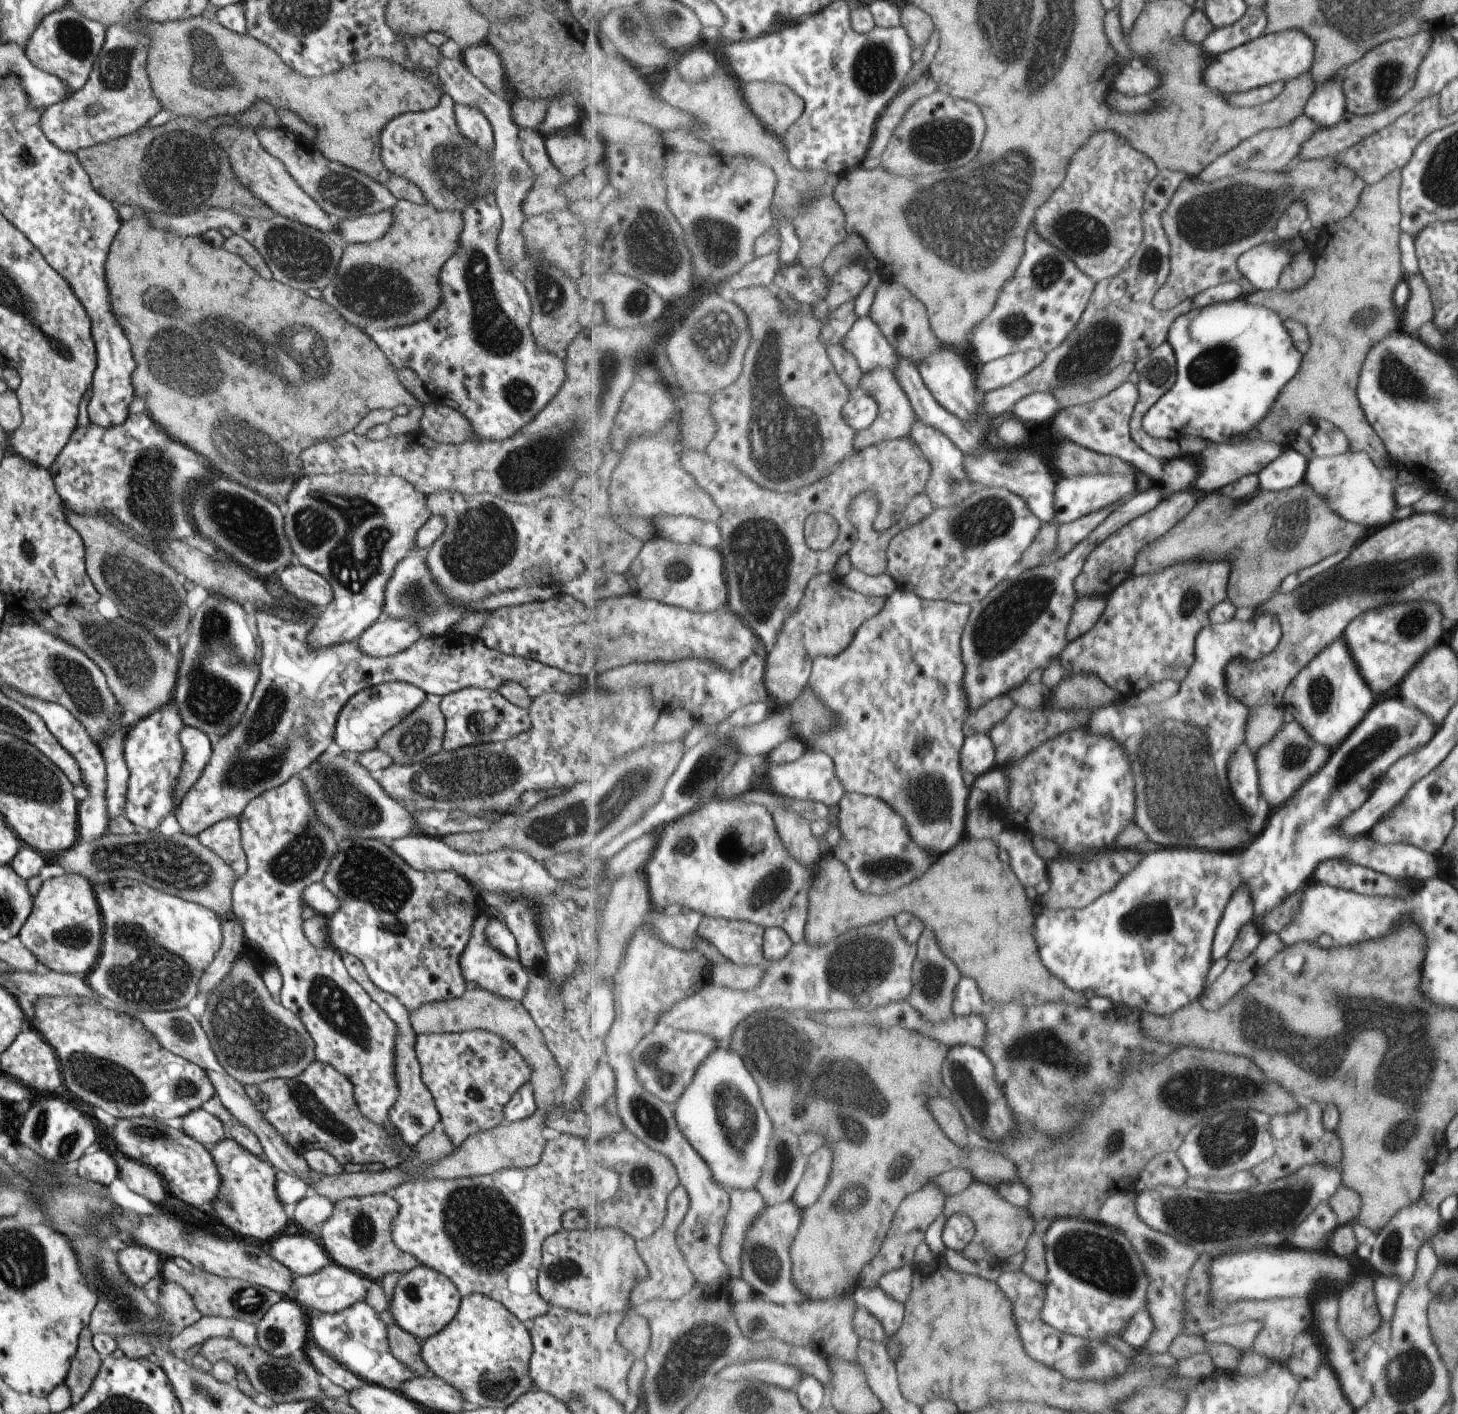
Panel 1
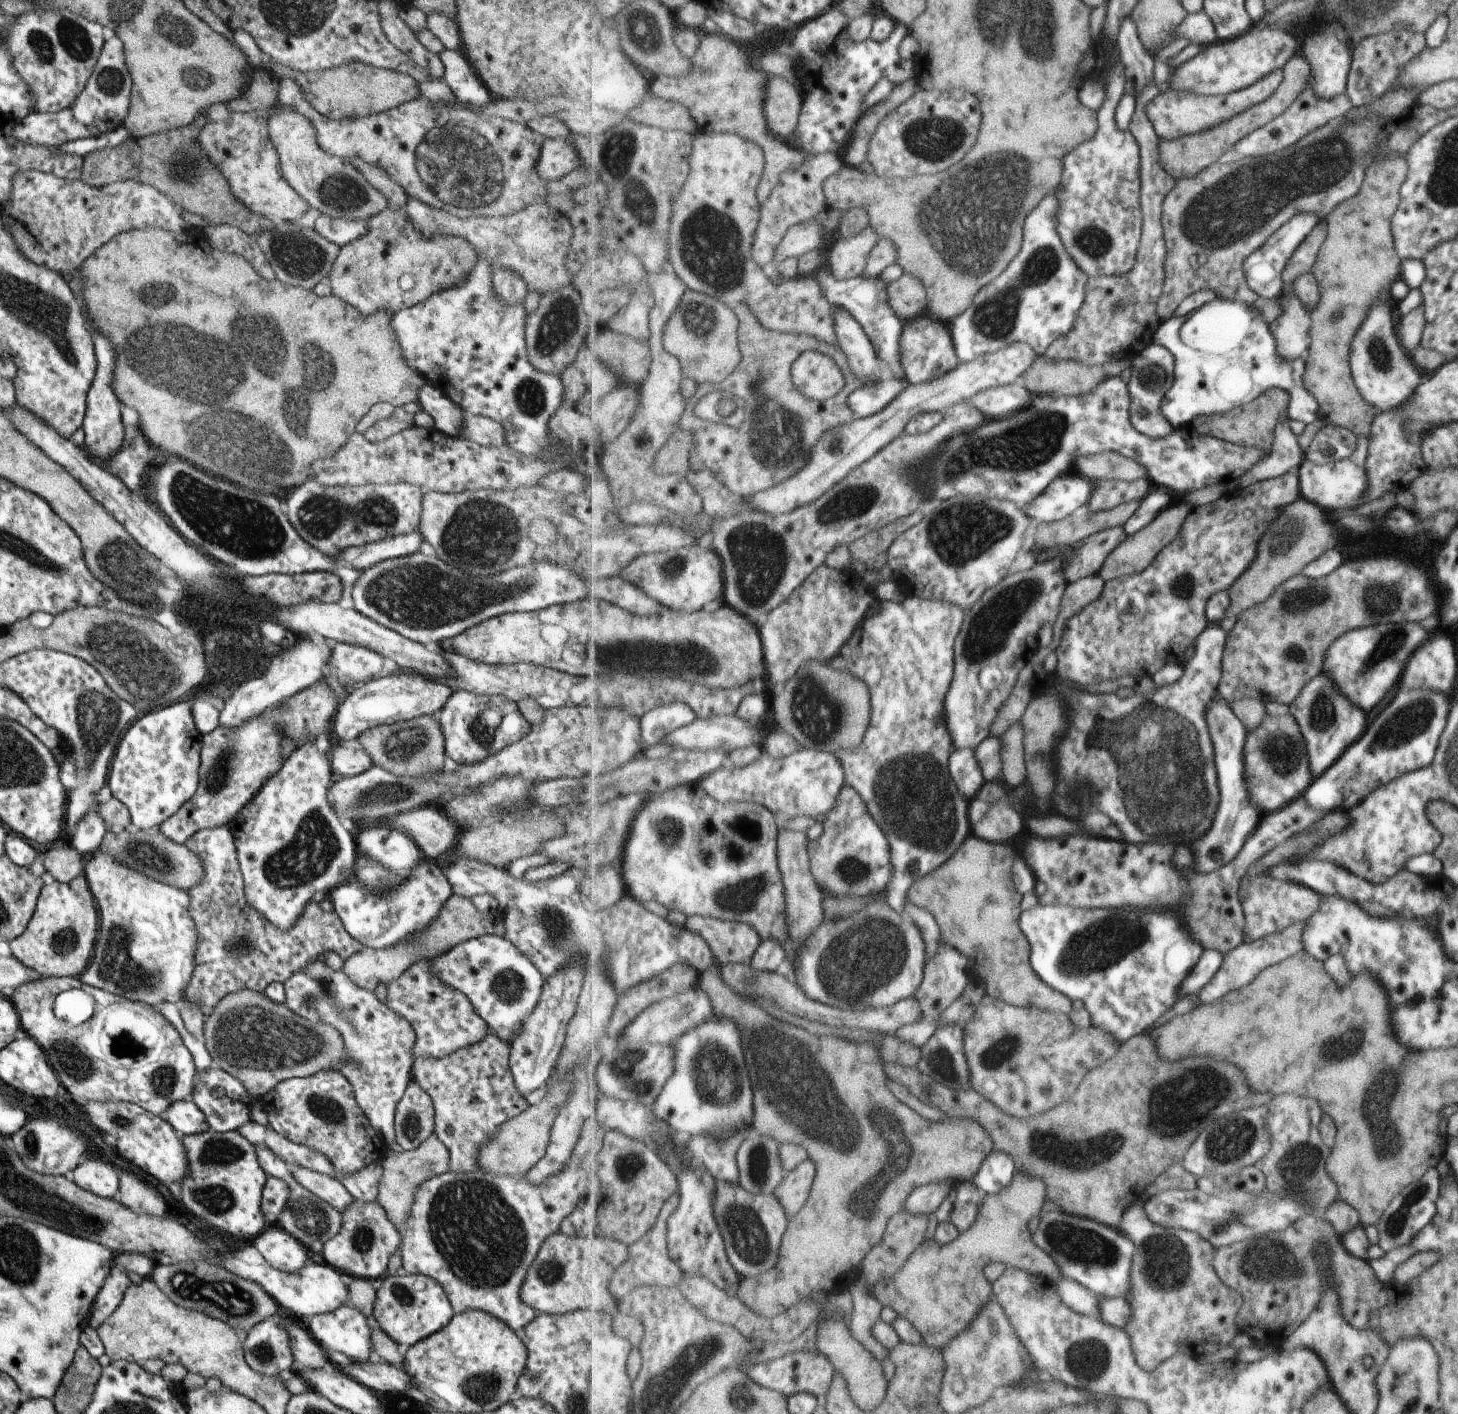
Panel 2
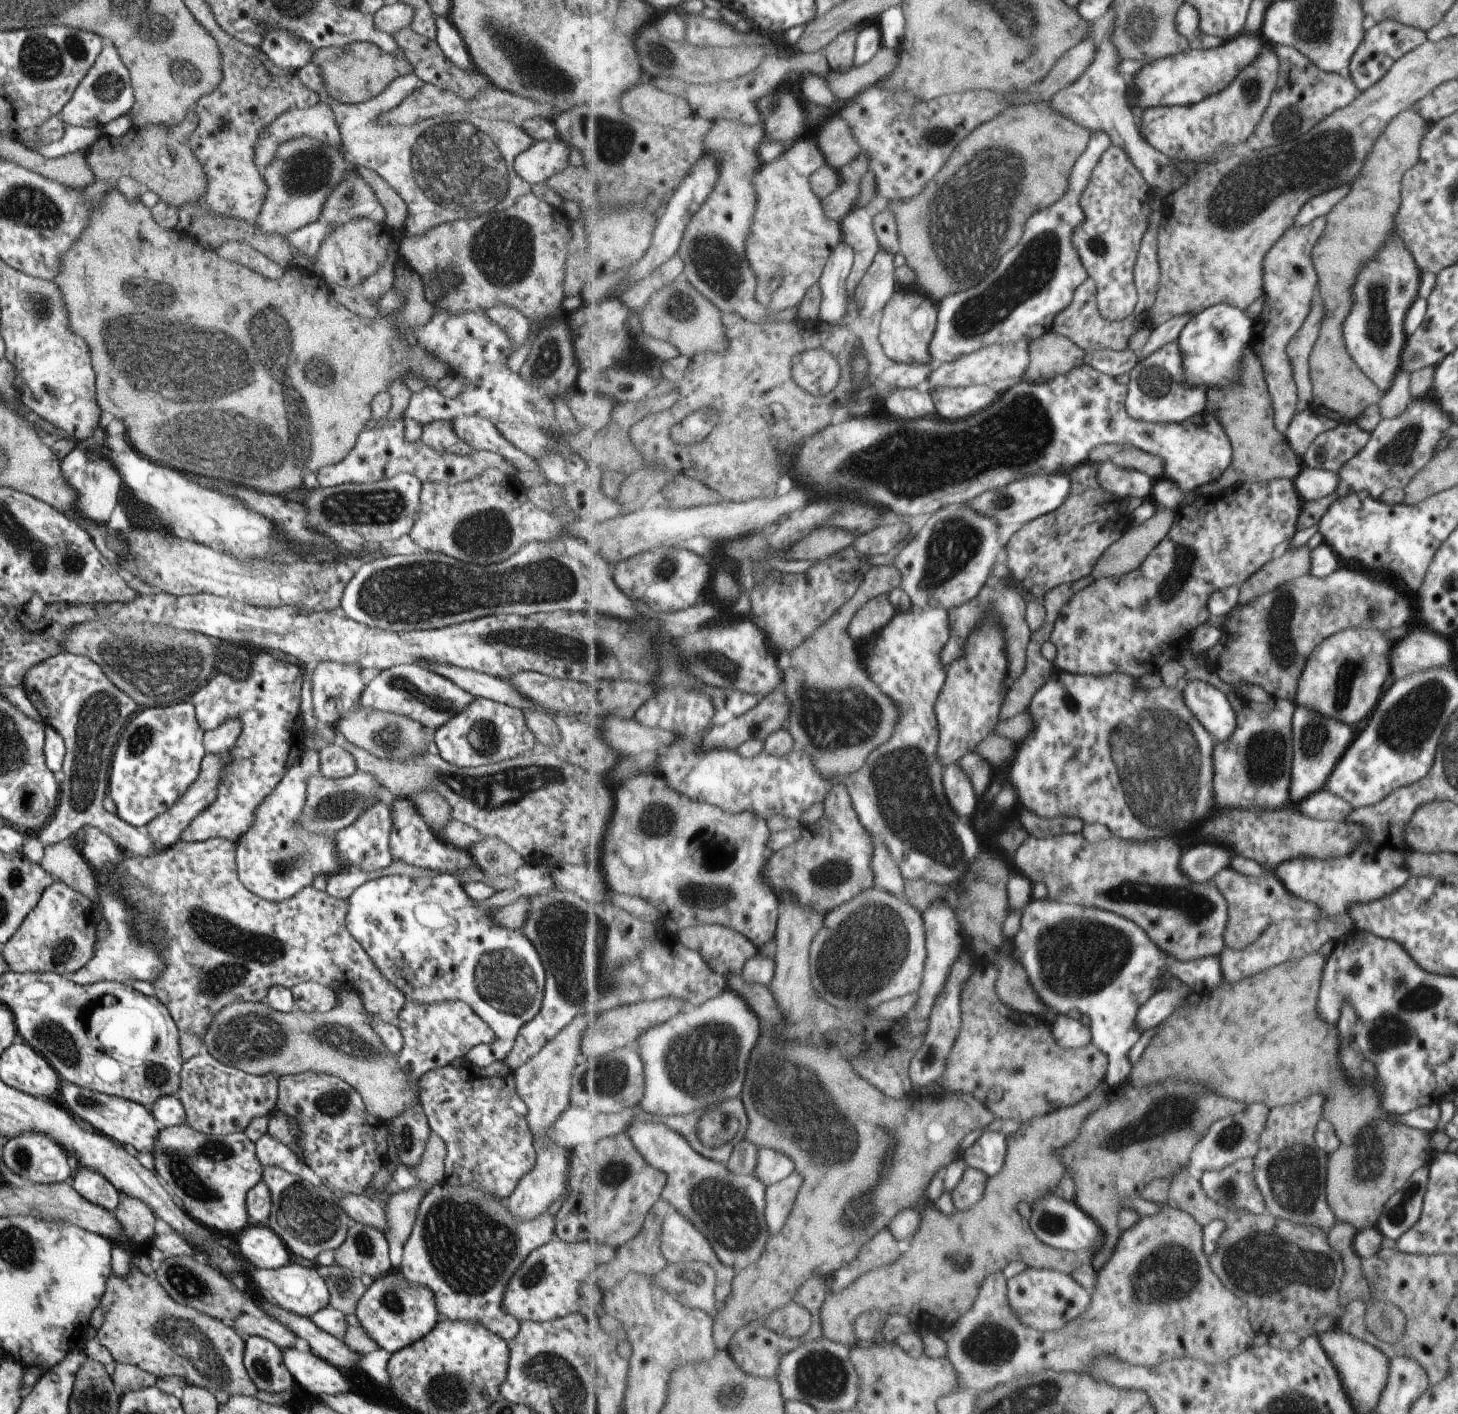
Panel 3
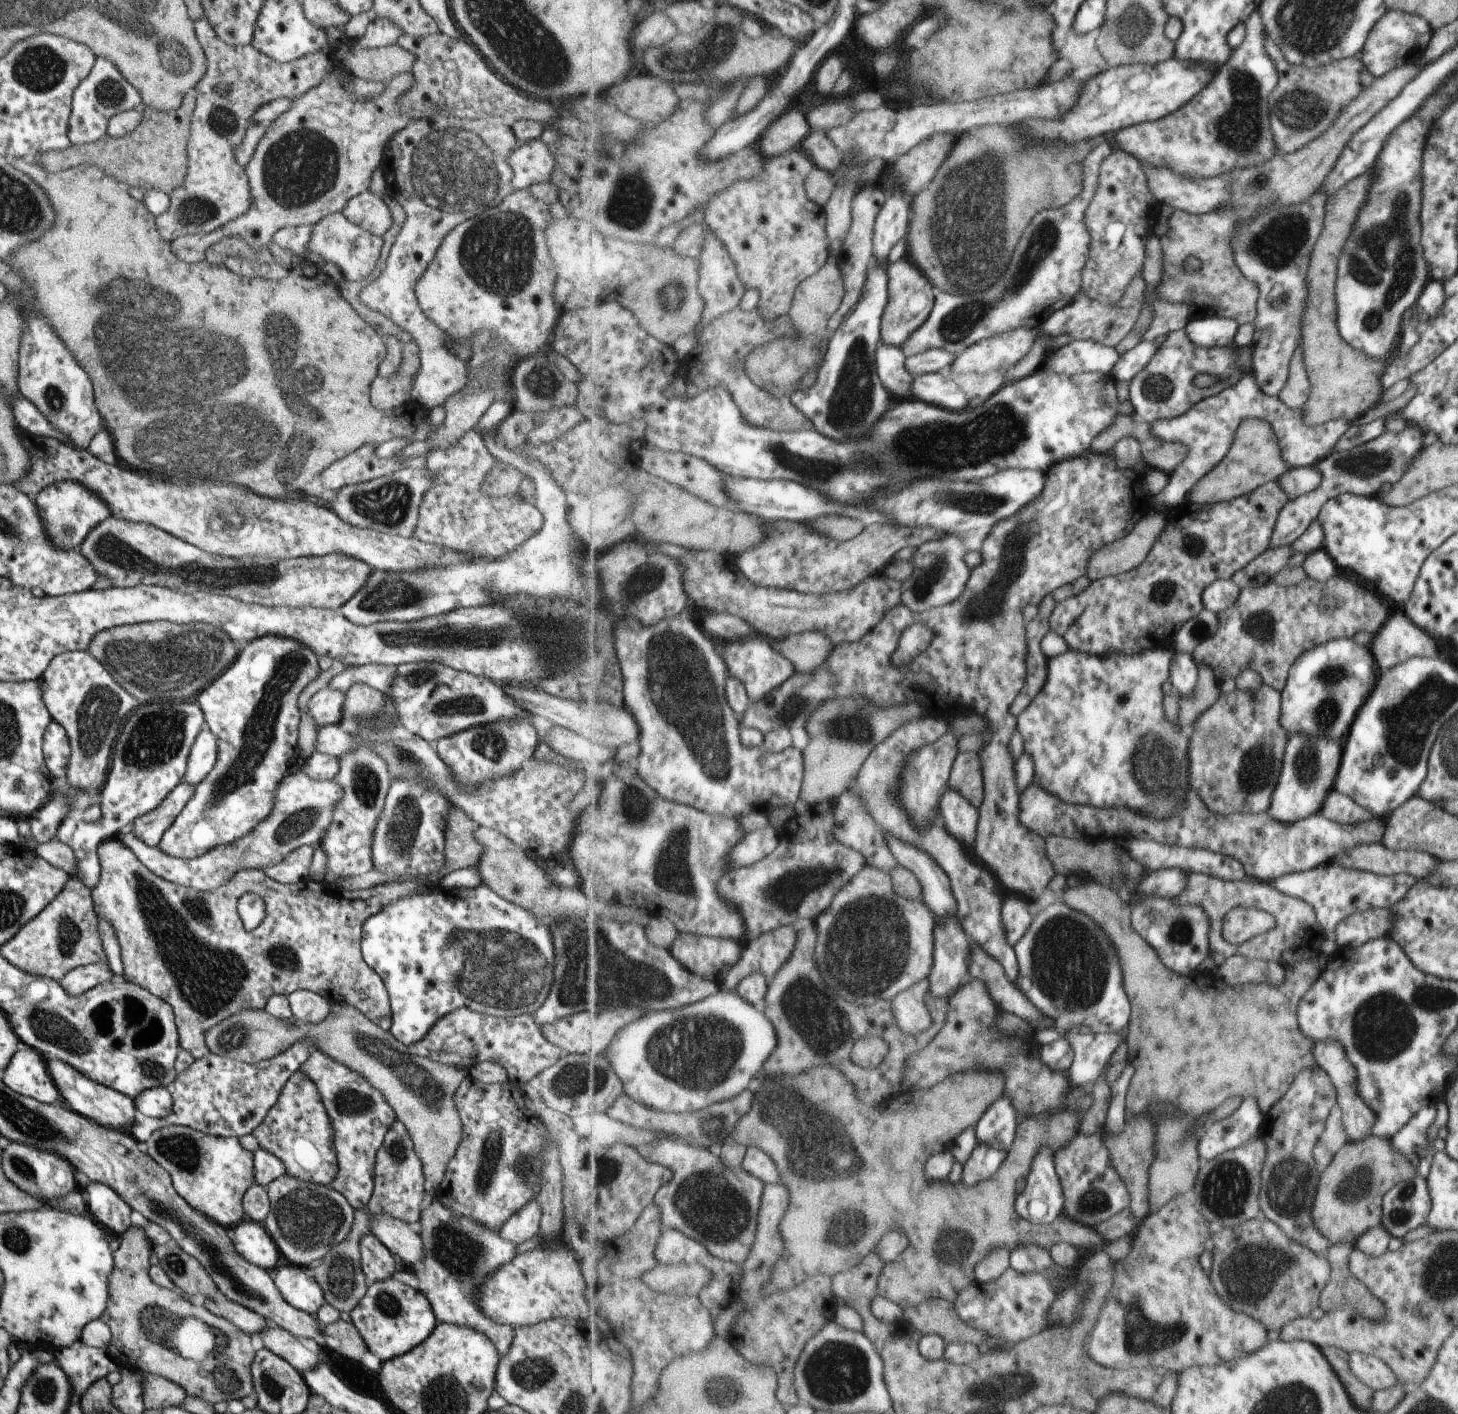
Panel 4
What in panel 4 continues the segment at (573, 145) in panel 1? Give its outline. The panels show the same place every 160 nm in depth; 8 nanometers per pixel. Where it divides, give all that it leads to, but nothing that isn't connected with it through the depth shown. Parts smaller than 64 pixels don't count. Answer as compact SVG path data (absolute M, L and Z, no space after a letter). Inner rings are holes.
M539 139L516 142L507 155L506 163L512 172L510 185L513 190L527 189L530 184L549 181L554 167L553 155Z

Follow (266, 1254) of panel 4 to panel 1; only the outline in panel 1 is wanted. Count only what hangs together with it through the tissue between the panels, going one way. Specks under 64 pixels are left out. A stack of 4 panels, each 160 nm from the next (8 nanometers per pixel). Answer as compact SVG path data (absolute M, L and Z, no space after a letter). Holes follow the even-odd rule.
M303 1233L279 1234L262 1247L292 1275L308 1275L320 1271L330 1262L321 1244L310 1240Z

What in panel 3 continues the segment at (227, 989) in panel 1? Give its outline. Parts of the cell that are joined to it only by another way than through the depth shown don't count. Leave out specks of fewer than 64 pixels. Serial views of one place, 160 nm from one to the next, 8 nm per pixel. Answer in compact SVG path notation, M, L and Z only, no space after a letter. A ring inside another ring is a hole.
M340 987L334 991L334 995L335 1004L324 1013L304 1013L297 1010L280 1013L270 1009L264 1001L231 1003L214 1016L214 1020L204 1032L201 1040L202 1050L206 1050L220 1063L238 1068L248 1075L275 1073L280 1077L305 1071L335 1075L359 1093L369 1114L387 1122L399 1116L403 1108L411 1105L420 1106L419 1081L408 1083L404 1078L404 1070L399 1066L397 1056L388 1055L385 1051L383 1041L379 1040L368 1023L366 1011L358 994L351 989Z

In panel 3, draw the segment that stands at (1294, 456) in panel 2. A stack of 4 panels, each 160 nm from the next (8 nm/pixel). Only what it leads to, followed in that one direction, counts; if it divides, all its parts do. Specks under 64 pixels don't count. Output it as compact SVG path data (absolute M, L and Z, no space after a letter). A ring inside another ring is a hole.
M1325 217L1314 218L1310 223L1303 226L1289 226L1289 228L1269 247L1269 250L1263 255L1262 260L1262 292L1265 294L1265 302L1259 313L1259 318L1255 320L1252 328L1252 340L1254 350L1264 367L1262 379L1266 384L1267 392L1272 400L1275 413L1275 428L1279 432L1284 432L1292 416L1296 414L1296 386L1292 381L1292 370L1290 369L1289 358L1285 352L1285 346L1299 330L1309 315L1311 302L1316 298L1317 277L1315 270L1311 265L1310 252L1315 241L1320 237L1326 225Z

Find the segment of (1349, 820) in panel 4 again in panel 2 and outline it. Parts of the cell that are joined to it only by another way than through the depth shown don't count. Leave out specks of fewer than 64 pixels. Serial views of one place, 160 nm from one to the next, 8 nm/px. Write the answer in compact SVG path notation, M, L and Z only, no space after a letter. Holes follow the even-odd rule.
M1299 795L1297 799L1293 799L1291 802L1288 802L1285 806L1287 808L1281 808L1279 812L1273 811L1272 813L1267 813L1267 816L1257 824L1257 828L1253 830L1253 834L1247 838L1247 844L1243 846L1243 850L1239 853L1239 856L1232 860L1229 864L1225 864L1221 868L1218 868L1216 871L1203 874L1183 874L1183 872L1179 872L1179 868L1173 864L1173 856L1175 856L1175 844L1163 844L1163 842L1149 842L1149 844L1141 844L1141 846L1137 846L1137 843L1129 844L1129 842L1121 842L1113 839L1106 838L1095 838L1089 836L1084 836L1081 833L1077 834L1077 836L1067 836L1067 838L1039 838L1039 836L1025 836L1023 838L1023 842L1021 842L1021 850L1023 850L1023 856L1025 856L1025 860L1031 864L1031 868L1033 868L1033 872L1035 872L1037 876L1037 880L1043 882L1046 885L1046 891L1039 897L1039 902L1044 905L1052 905L1052 904L1060 904L1060 905L1070 905L1077 908L1082 909L1154 909L1155 911L1162 909L1178 909L1179 913L1182 913L1182 916L1185 917L1186 920L1186 928L1190 929L1190 934L1194 937L1195 941L1201 943L1205 949L1211 949L1214 951L1219 951L1220 953L1226 953L1229 951L1233 951L1234 948L1237 948L1241 943L1245 940L1245 926L1246 926L1246 914L1244 912L1244 908L1242 907L1242 900L1240 899L1240 892L1242 886L1242 878L1246 875L1246 872L1251 870L1254 864L1258 859L1261 859L1263 854L1267 854L1271 848L1277 848L1283 840L1287 840L1293 832L1297 832L1297 830L1301 830L1301 828L1305 828L1305 826L1309 826L1309 824L1313 824L1315 820L1319 820L1319 818L1323 818L1323 816L1329 814L1329 812L1325 812L1325 810L1313 810L1313 808L1309 808L1307 806L1306 800Z

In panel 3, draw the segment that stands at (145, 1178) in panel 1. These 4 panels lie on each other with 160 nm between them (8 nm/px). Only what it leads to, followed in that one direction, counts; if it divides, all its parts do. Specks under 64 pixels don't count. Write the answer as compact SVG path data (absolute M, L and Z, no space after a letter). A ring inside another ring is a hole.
M121 1195L113 1210L115 1220L118 1220L120 1230L132 1242L150 1242L154 1234L154 1214L140 1200Z

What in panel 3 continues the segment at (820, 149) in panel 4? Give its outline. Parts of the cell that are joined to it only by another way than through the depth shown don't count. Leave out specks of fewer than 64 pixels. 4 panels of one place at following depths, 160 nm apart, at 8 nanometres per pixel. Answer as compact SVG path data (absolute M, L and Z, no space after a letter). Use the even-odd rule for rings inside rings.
M829 118L827 124L819 126L819 148L826 156L826 161L836 171L852 163L860 156L861 146L851 128L841 119Z

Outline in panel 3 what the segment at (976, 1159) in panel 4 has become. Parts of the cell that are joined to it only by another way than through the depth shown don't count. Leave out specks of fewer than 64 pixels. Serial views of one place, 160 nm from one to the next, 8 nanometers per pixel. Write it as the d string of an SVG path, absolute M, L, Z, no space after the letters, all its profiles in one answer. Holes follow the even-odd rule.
M968 1167L961 1182L952 1190L956 1208L969 1211L983 1198L990 1176L982 1170Z

